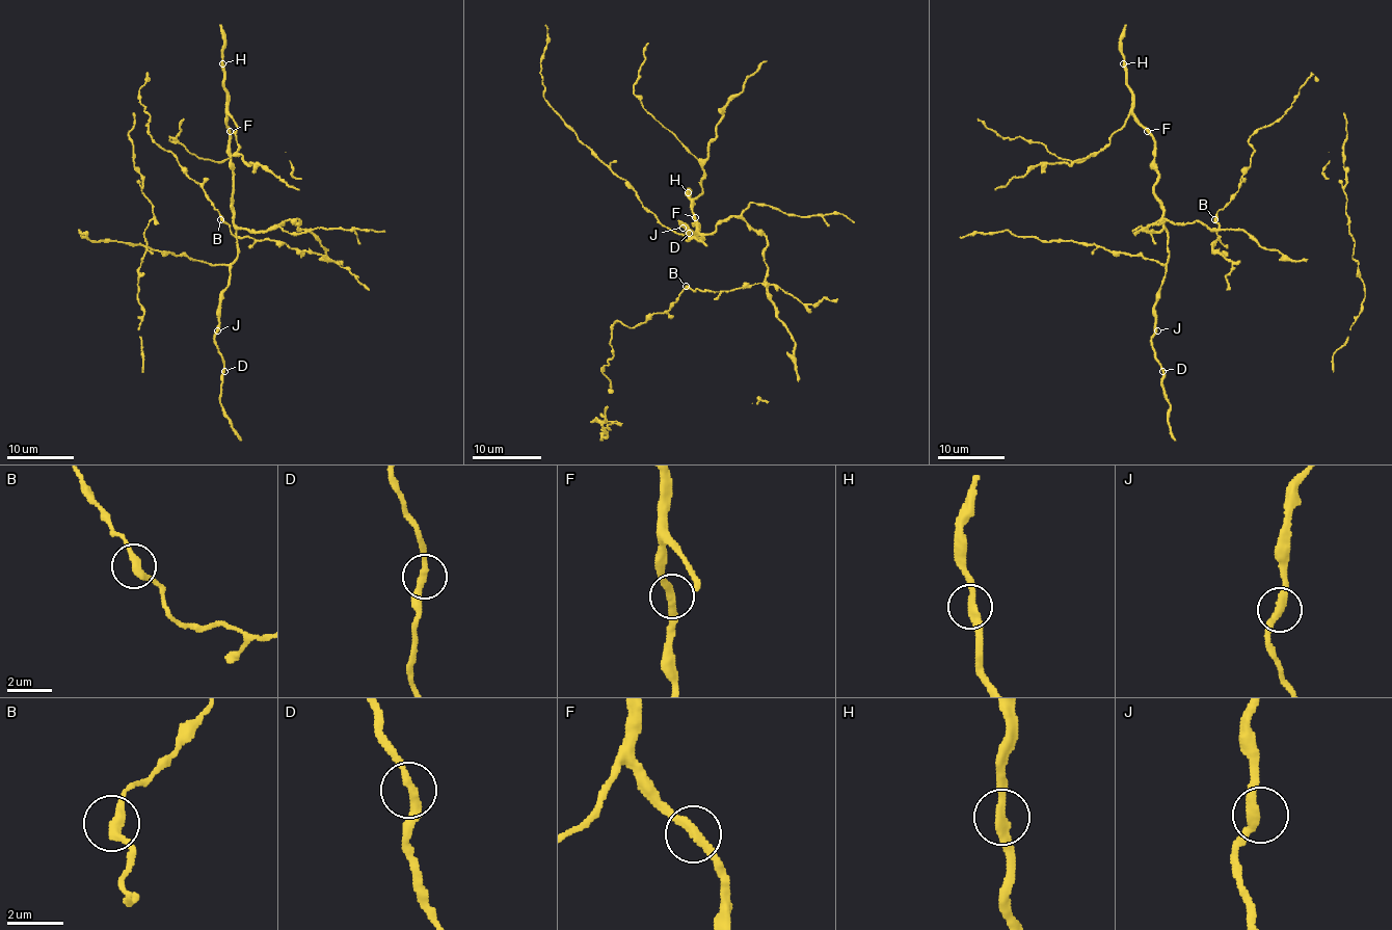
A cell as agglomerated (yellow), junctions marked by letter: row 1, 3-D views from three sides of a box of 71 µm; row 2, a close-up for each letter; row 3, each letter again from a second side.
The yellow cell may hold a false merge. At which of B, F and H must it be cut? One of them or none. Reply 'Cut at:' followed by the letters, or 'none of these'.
Cut at: none of these

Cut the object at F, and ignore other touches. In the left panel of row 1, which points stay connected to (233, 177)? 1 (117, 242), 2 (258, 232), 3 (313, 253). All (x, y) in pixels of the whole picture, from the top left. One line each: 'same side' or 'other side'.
1: same side
2: same side
3: other side

